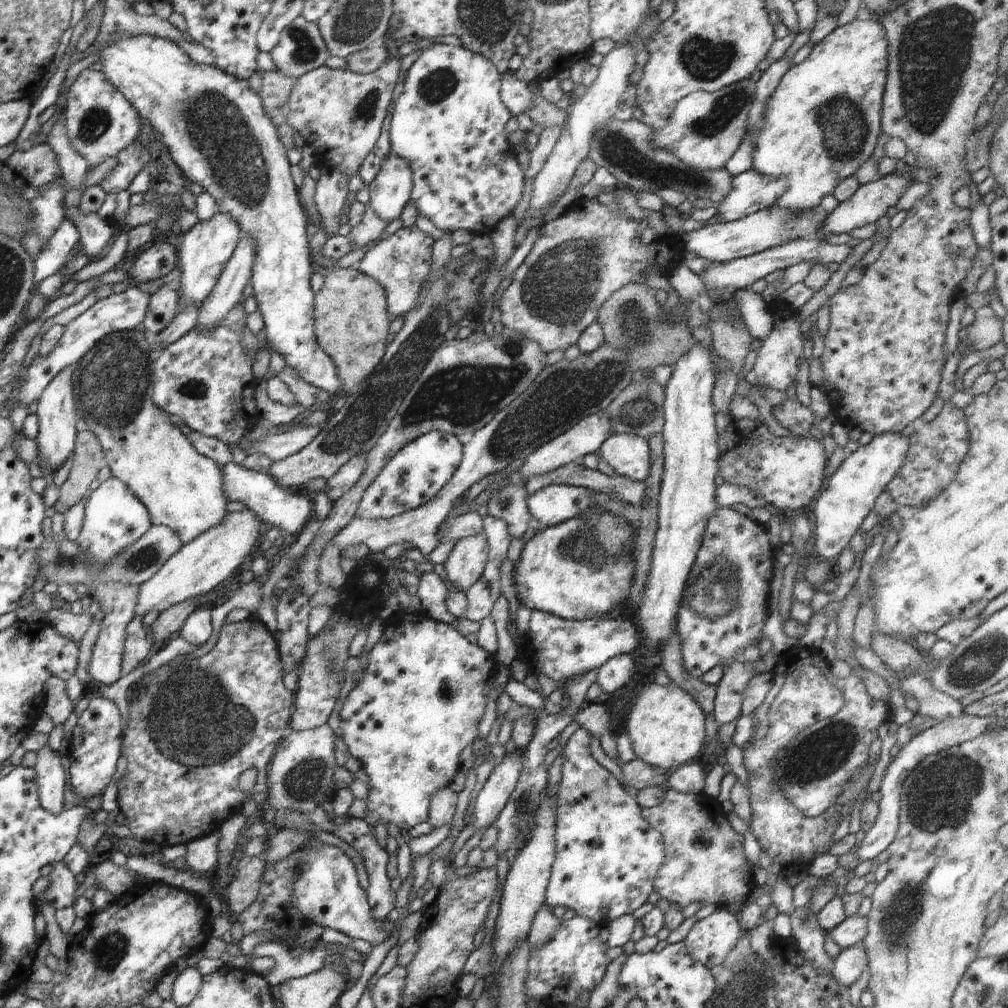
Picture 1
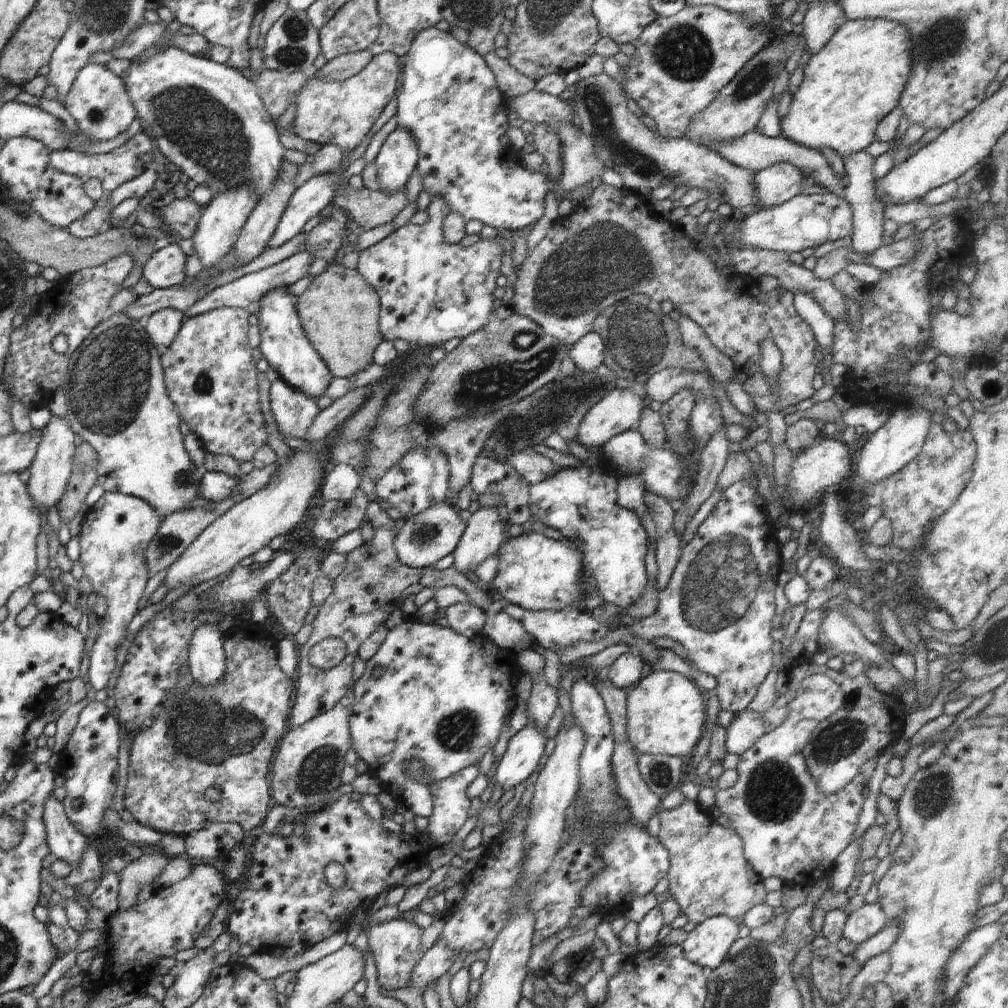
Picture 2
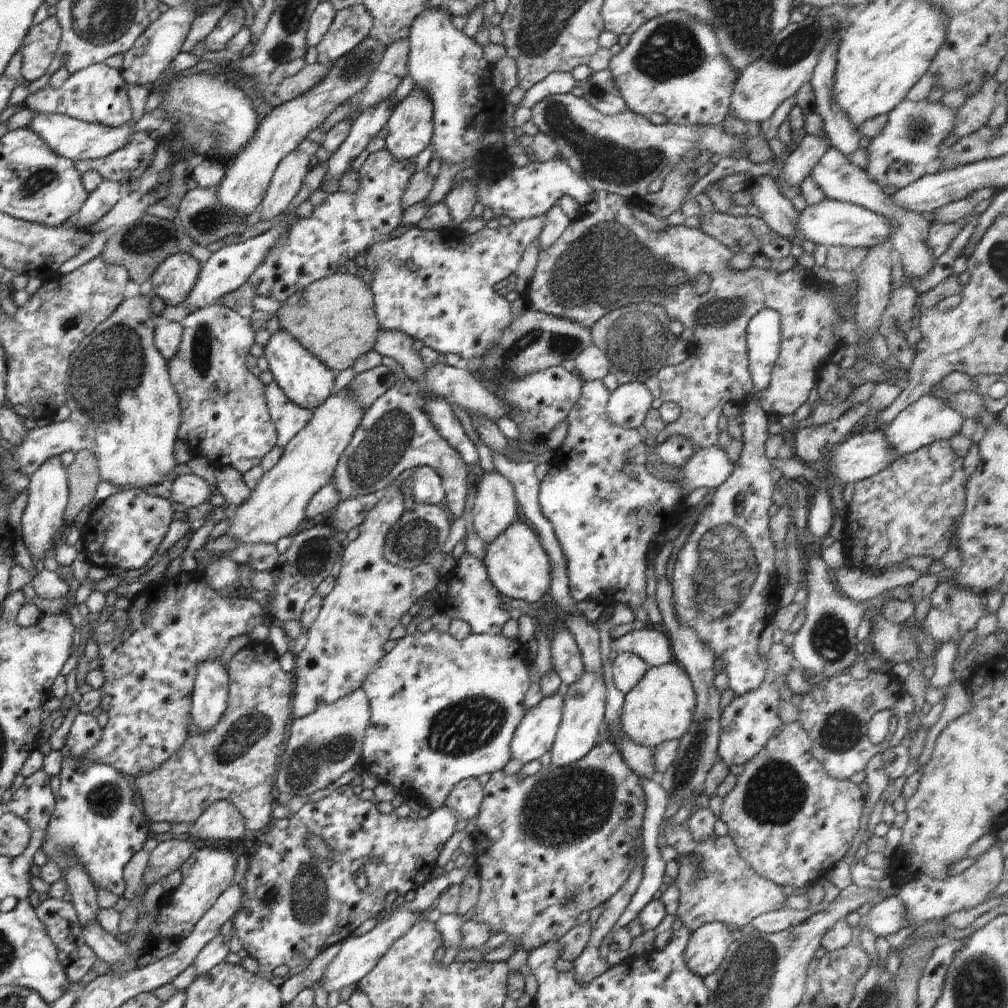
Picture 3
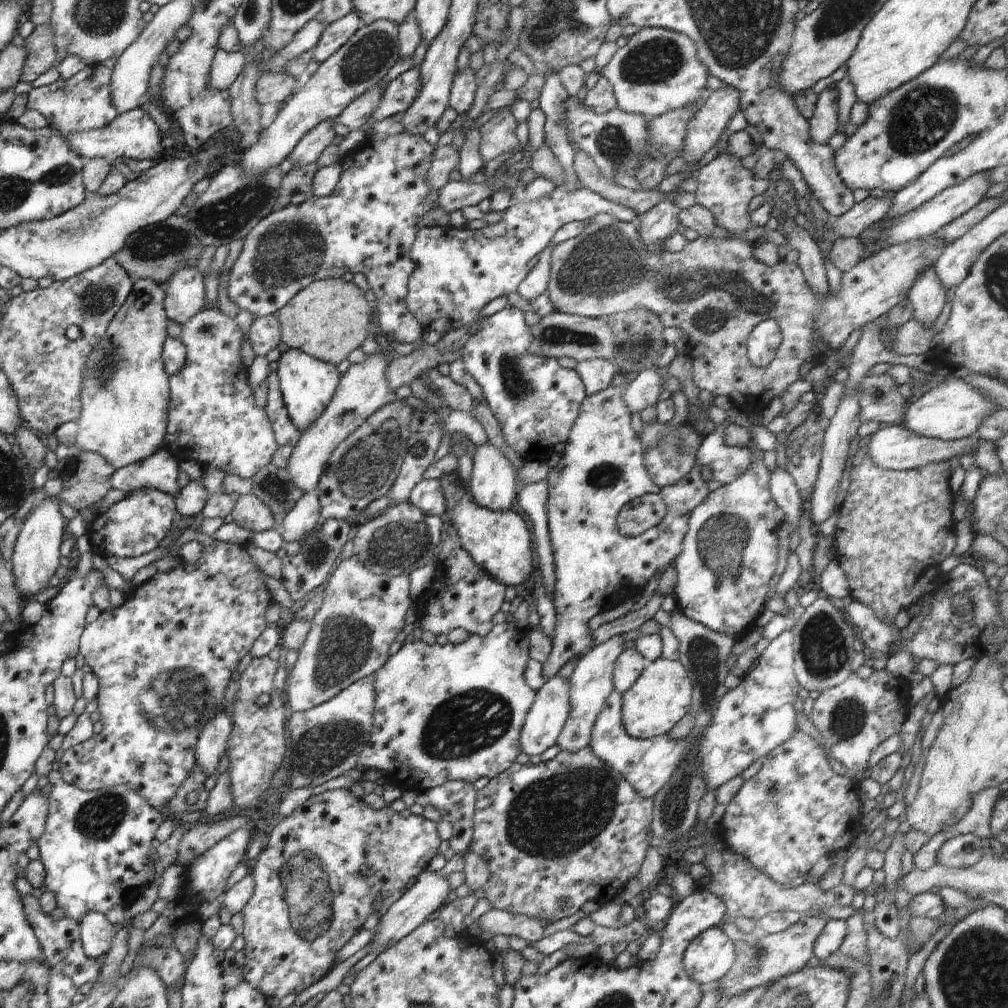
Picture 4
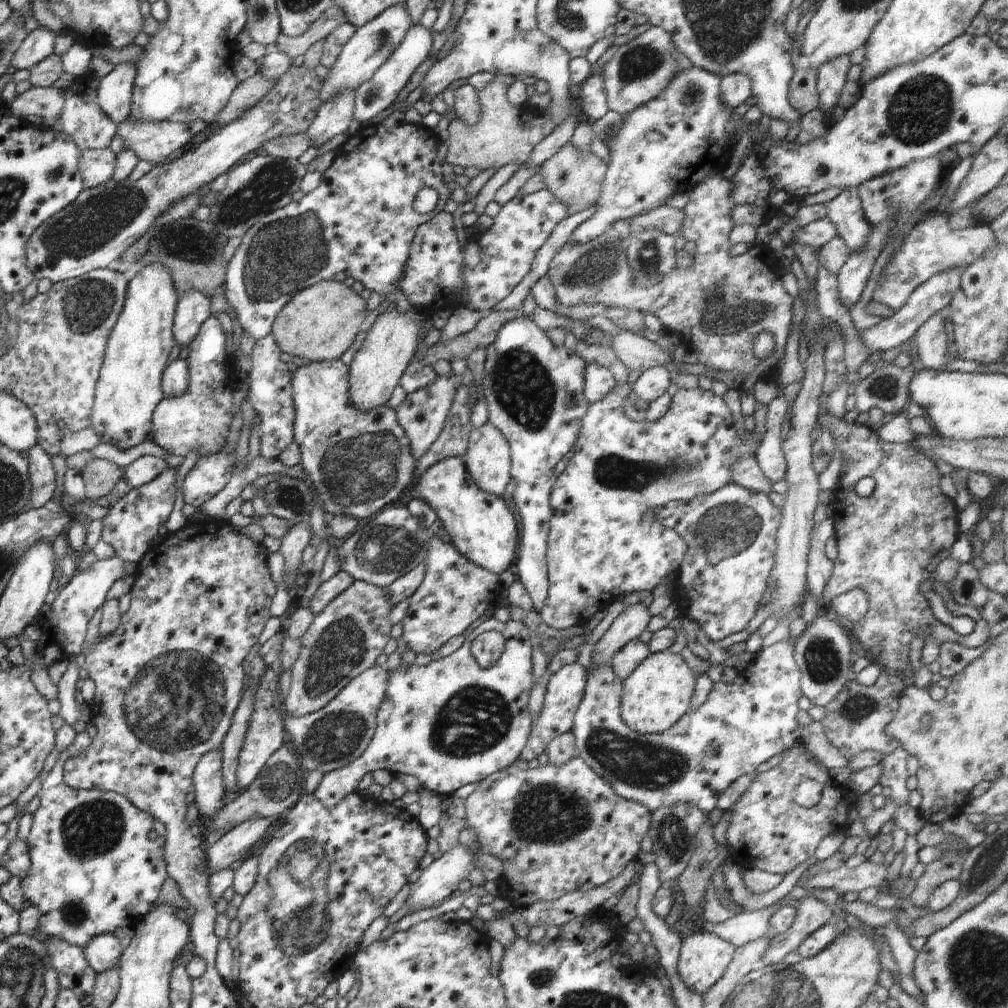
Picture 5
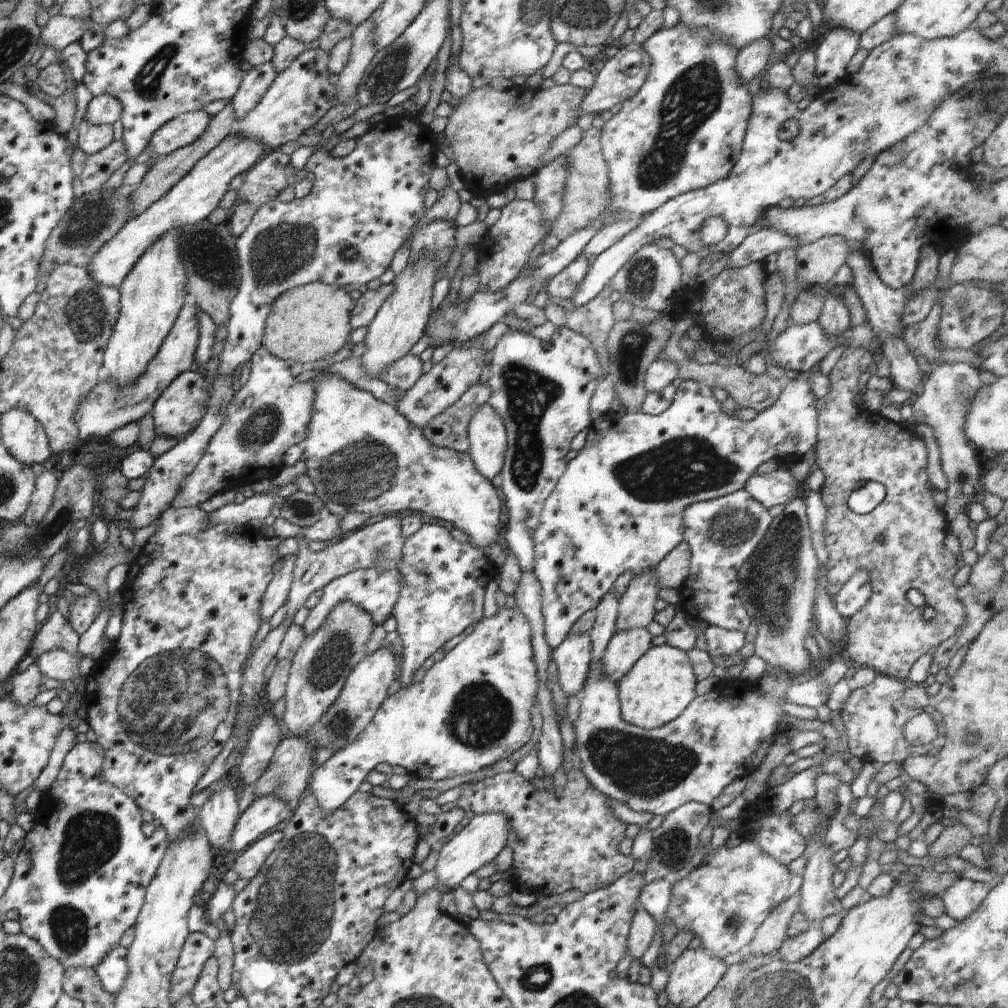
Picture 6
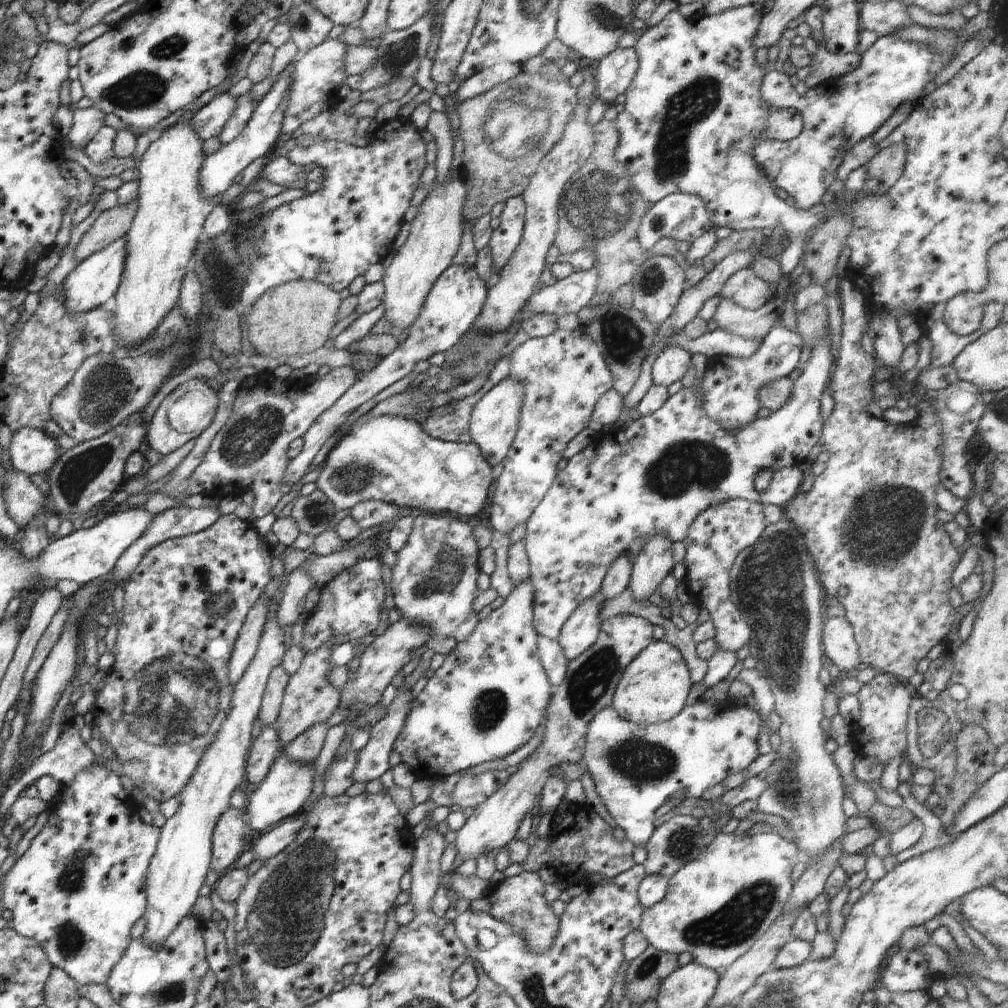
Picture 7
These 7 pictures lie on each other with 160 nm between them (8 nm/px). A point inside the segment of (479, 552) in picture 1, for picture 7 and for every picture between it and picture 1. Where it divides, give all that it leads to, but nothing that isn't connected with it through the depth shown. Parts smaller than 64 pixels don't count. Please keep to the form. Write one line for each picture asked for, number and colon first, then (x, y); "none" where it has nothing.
2: (482, 537)
3: (494, 509)
4: (492, 483)
5: (488, 457)
6: (487, 434)
7: (493, 423)

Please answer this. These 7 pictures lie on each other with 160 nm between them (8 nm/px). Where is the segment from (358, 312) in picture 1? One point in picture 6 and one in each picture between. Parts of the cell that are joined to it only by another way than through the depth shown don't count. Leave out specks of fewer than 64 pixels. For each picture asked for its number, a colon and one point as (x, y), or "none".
2: (339, 311)
3: (334, 318)
4: (327, 319)
5: (319, 323)
6: (306, 323)

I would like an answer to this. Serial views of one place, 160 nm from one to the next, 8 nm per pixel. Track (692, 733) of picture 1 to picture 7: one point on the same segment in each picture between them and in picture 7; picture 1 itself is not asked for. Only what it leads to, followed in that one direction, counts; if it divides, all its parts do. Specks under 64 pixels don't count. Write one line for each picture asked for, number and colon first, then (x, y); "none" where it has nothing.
2: (665, 712)
3: (660, 708)
4: (661, 696)
5: (657, 694)
6: (657, 689)
7: (654, 687)

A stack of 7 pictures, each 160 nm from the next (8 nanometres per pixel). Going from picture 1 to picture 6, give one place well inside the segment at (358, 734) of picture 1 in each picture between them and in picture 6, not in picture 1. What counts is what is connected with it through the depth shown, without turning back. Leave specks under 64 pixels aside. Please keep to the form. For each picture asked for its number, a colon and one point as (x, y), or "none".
2: (433, 674)
3: (442, 710)
4: (446, 713)
5: (451, 722)
6: (473, 708)

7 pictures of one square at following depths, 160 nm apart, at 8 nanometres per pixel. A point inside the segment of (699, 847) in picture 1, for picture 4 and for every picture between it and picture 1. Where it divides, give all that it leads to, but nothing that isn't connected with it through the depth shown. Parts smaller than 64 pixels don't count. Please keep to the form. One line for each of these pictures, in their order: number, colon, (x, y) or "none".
2: (709, 875)
3: (716, 886)
4: (746, 891)

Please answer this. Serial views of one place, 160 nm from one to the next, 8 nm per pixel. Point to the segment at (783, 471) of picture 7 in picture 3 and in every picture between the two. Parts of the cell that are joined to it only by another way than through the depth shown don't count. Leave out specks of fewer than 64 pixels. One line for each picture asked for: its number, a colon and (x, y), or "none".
3: (709, 467)
4: (727, 463)
5: (746, 472)
6: (779, 487)

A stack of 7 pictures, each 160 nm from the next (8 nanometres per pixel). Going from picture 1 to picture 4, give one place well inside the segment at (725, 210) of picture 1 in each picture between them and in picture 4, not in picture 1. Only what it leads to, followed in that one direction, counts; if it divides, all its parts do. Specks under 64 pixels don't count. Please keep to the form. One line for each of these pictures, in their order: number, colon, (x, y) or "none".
2: (777, 184)
3: (801, 162)
4: (824, 122)

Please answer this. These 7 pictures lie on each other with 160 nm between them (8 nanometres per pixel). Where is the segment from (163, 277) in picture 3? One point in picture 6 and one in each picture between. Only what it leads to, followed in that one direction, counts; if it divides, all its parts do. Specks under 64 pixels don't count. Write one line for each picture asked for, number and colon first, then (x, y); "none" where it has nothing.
4: (184, 293)
5: (193, 308)
6: (107, 407)

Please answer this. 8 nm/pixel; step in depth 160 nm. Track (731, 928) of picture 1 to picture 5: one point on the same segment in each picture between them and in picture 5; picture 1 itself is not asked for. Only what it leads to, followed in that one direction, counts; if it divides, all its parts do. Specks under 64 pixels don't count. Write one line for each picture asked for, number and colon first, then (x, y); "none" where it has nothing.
2: (707, 945)
3: (706, 948)
4: (709, 957)
5: (703, 959)

